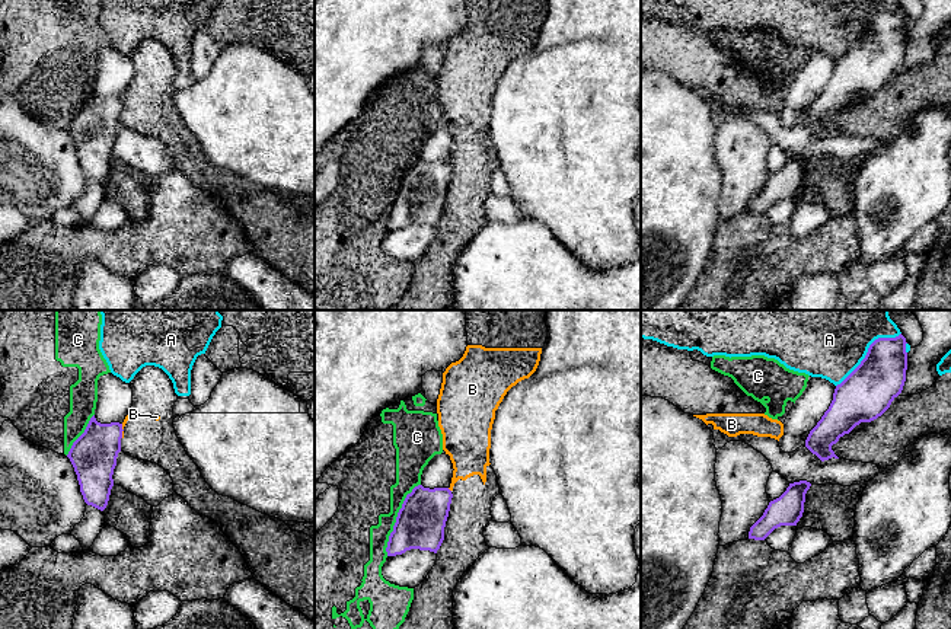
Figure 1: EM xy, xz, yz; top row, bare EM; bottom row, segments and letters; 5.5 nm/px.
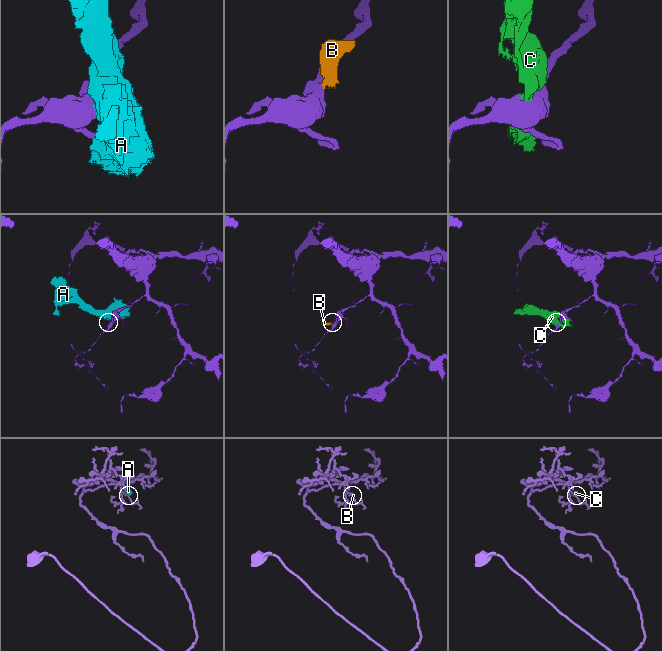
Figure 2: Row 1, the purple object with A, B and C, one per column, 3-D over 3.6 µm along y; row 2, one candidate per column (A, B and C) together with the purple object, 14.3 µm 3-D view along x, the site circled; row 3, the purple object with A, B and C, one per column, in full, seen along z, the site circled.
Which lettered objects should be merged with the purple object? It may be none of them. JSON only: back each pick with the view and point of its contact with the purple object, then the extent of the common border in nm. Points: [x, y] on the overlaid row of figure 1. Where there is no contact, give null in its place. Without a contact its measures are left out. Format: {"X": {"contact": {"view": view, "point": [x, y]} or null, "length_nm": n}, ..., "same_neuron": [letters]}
{"same_neuron": []}

